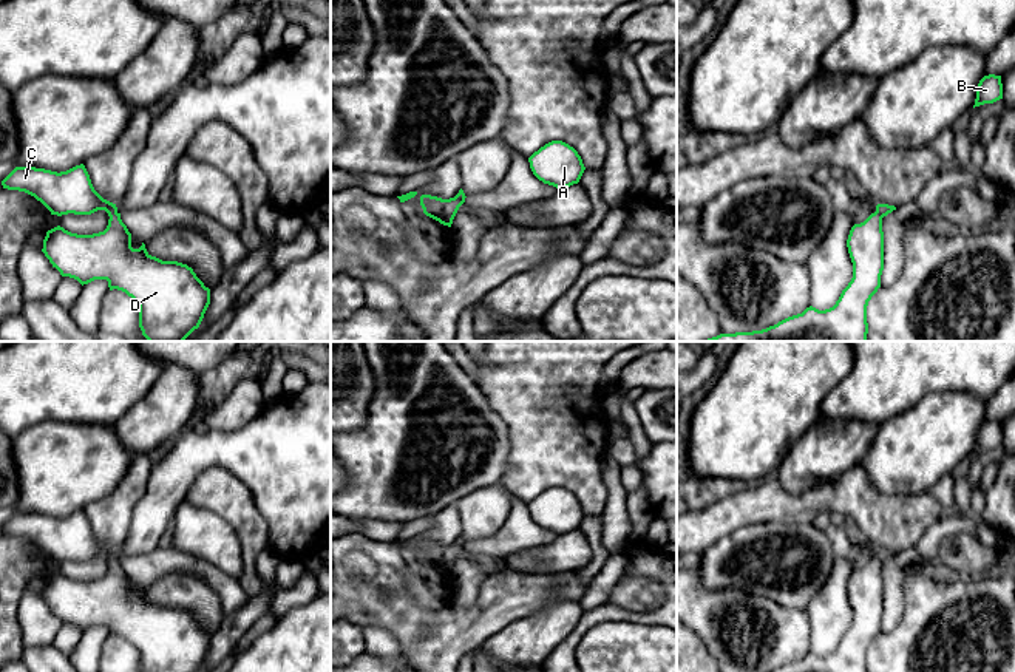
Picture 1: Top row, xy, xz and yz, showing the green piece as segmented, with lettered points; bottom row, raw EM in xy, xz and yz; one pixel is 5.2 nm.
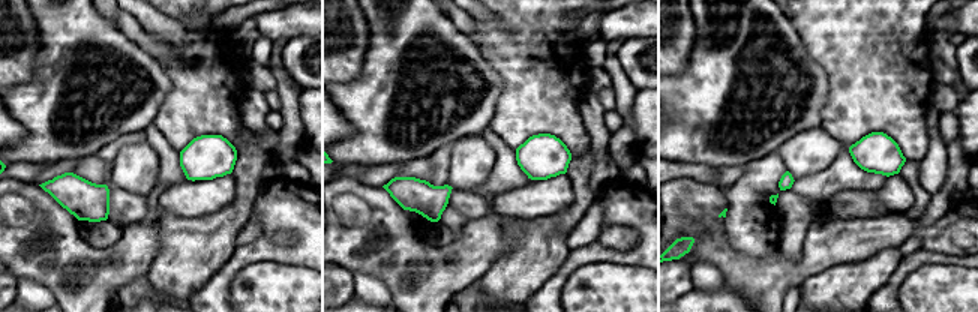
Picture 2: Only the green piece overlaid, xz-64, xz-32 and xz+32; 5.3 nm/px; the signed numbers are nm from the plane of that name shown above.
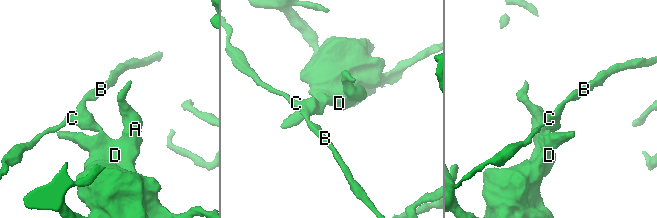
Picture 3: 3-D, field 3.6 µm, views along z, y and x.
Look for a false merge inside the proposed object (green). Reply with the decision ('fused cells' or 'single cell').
fused cells

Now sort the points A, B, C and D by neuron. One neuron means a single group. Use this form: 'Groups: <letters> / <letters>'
Groups: A D / B C

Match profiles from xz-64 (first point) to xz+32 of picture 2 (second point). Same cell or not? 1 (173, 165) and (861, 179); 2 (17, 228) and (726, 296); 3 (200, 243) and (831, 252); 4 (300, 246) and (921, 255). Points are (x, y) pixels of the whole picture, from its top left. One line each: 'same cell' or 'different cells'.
1: same cell
2: different cells
3: different cells
4: same cell

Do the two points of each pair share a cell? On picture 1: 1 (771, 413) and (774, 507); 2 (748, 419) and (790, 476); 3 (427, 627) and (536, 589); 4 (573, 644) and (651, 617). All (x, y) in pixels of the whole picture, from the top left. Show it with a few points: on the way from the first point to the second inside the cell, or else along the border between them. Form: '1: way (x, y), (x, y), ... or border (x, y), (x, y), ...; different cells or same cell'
1: border (774, 473), (754, 484); different cells
2: border (802, 434), (774, 473); different cells
3: way (454, 627), (475, 624), (509, 595); same cell
4: way (587, 623), (597, 615), (629, 617); same cell

